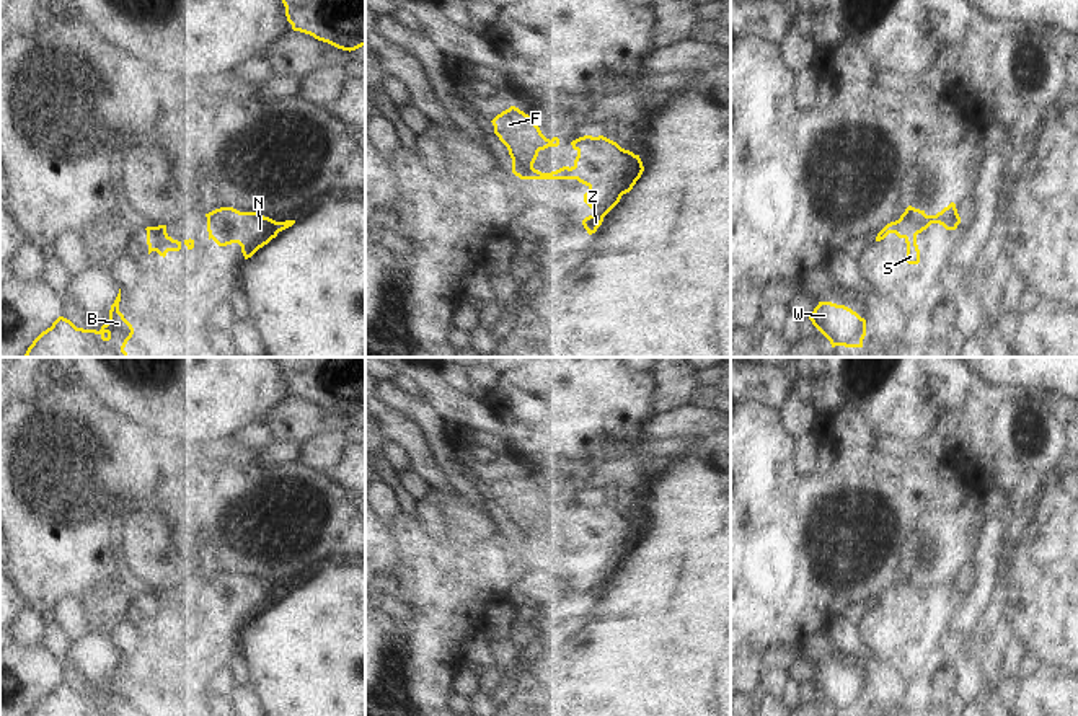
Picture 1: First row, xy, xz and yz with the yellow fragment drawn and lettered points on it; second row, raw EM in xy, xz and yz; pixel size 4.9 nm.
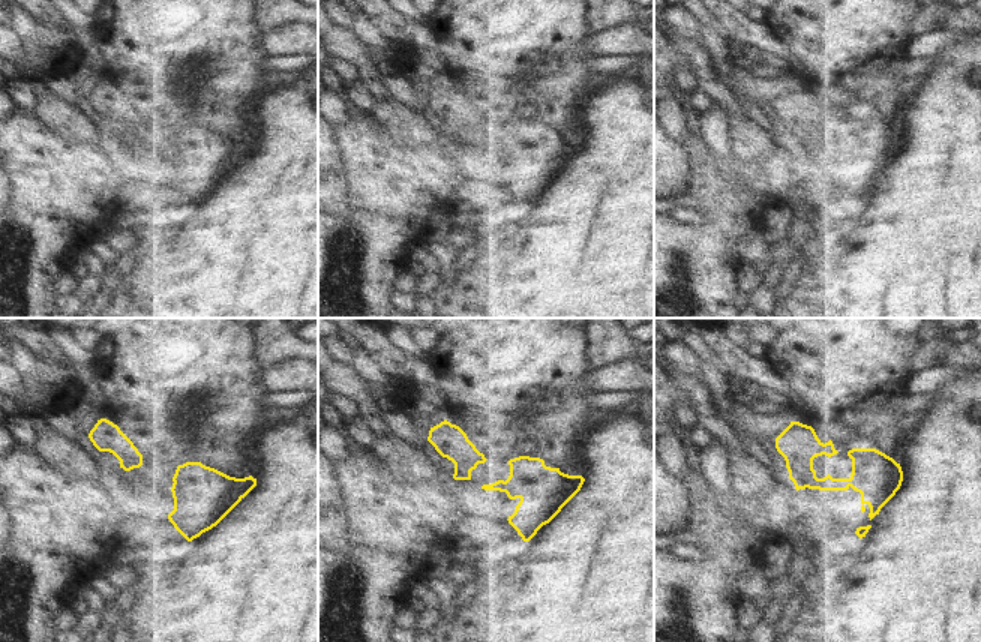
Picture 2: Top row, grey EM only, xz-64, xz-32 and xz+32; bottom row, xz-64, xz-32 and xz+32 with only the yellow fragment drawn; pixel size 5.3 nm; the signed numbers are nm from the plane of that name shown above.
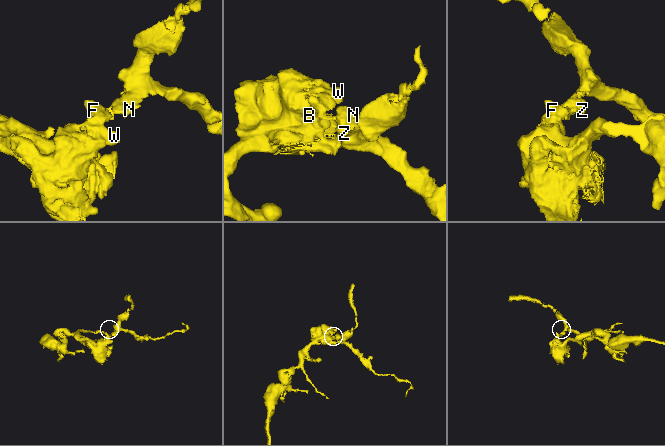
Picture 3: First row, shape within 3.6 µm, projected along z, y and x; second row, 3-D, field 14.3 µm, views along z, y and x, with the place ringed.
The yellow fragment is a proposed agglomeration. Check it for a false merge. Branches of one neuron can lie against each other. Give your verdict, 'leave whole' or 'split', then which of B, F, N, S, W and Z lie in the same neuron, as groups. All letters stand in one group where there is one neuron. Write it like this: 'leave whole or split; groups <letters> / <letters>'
leave whole; groups B F N S W Z

